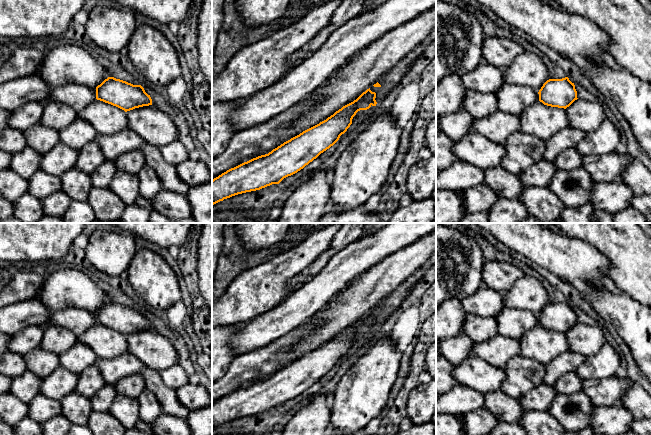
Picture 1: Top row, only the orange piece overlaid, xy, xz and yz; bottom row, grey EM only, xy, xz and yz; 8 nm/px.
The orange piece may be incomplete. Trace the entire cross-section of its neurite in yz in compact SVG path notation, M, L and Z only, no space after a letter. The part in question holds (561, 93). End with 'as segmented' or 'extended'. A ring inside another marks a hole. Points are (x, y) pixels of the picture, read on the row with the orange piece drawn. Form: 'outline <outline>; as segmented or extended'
outline M568 77L547 80L538 92L544 105L566 109L577 100L574 83Z; as segmented

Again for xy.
outline M108 77L96 87L96 99L116 106L125 112L152 105L152 99L141 85Z; as segmented

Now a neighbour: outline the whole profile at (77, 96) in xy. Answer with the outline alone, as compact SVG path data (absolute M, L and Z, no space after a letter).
M73 83L52 88L48 98L49 102L68 105L77 113L96 100L96 88Z

